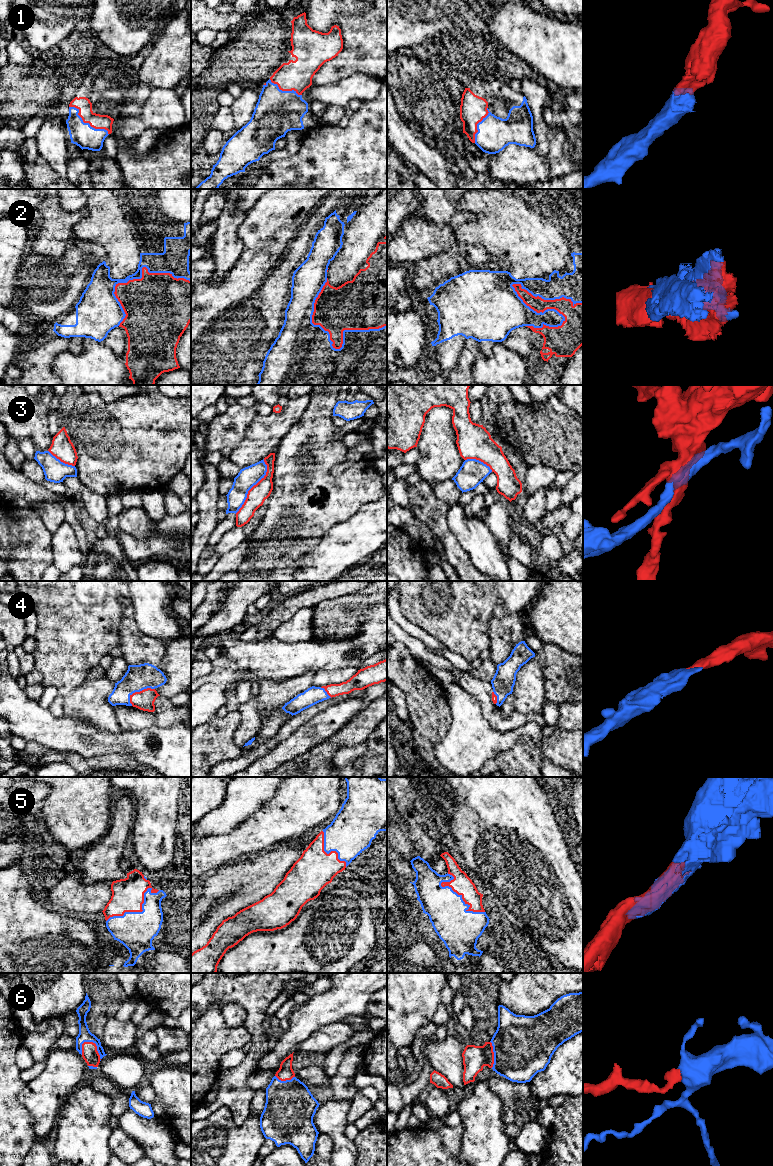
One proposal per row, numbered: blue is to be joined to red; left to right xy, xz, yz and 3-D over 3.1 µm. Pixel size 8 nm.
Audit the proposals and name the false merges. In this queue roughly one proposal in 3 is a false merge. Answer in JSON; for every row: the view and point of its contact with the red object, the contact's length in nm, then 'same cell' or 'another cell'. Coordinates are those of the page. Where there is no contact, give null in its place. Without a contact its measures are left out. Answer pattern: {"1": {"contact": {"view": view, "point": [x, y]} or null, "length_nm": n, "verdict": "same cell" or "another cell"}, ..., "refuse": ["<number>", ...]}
{"1": {"contact": {"view": "xy", "point": [87, 122]}, "length_nm": 400, "verdict": "same cell"}, "2": {"contact": {"view": "yz", "point": [546, 300]}, "length_nm": 600, "verdict": "same cell"}, "3": {"contact": {"view": "xz", "point": [253, 486]}, "length_nm": 500, "verdict": "another cell"}, "4": {"contact": {"view": "xy", "point": [140, 691]}, "length_nm": 240, "verdict": "same cell"}, "5": {"contact": {"view": "yz", "point": [455, 891]}, "length_nm": 440, "verdict": "same cell"}, "6": {"contact": {"view": "xy", "point": [96, 1047]}, "length_nm": 200, "verdict": "same cell"}, "refuse": ["3"]}

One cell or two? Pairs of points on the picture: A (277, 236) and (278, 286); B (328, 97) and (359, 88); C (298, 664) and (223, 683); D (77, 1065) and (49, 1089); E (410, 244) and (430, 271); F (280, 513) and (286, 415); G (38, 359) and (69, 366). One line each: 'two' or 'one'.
A: two
B: one
C: one
D: one
E: two
F: two
G: two

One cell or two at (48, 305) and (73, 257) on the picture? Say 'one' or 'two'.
one

